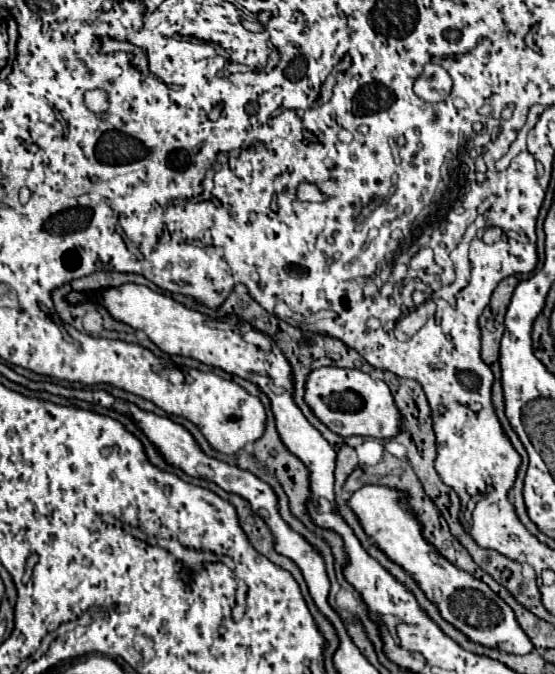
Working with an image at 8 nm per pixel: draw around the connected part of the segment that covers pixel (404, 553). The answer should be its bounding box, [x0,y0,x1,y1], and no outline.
[349,486,533,654]

